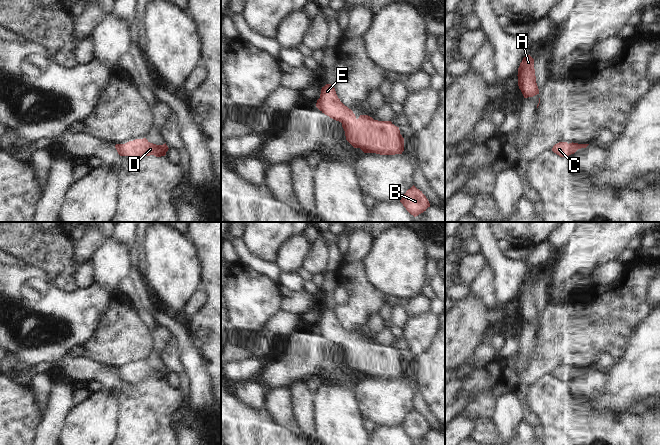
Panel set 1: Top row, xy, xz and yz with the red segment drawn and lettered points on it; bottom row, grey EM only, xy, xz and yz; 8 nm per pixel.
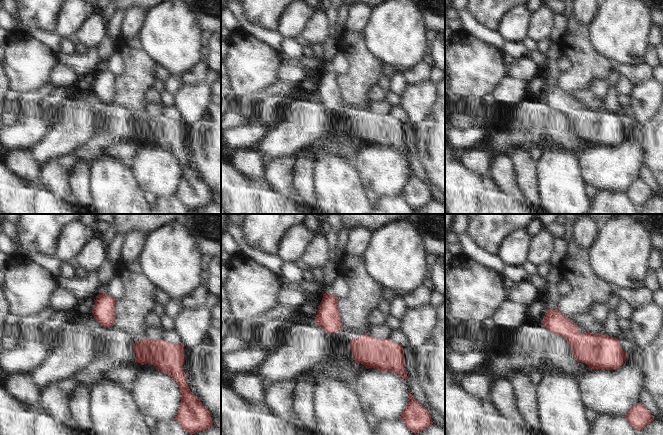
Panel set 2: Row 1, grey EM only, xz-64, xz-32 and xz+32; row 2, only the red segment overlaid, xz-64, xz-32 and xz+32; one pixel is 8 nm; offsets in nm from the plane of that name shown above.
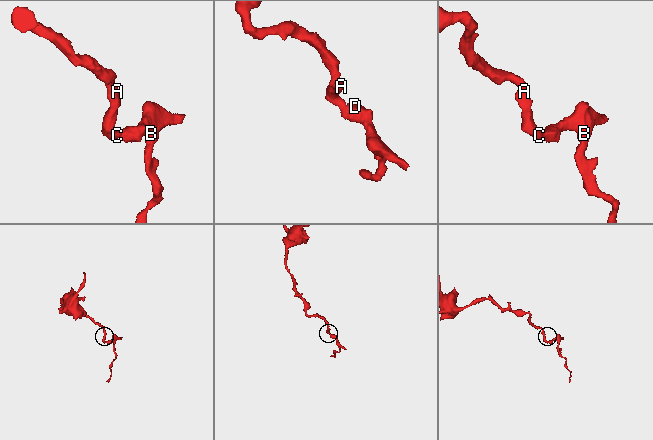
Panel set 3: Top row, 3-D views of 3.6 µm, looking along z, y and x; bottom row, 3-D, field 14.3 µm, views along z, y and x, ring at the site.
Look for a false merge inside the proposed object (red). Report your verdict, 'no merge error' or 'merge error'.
no merge error

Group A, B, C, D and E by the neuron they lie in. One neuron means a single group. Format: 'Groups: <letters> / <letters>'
Groups: A B C D E

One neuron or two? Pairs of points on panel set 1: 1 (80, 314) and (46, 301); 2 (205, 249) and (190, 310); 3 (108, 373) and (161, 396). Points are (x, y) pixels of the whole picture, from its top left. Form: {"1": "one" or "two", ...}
{"1": "one", "2": "two", "3": "two"}

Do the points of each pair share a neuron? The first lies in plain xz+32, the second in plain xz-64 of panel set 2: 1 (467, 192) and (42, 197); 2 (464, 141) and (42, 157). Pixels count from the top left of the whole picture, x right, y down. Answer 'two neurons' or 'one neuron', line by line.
1: one neuron
2: two neurons

